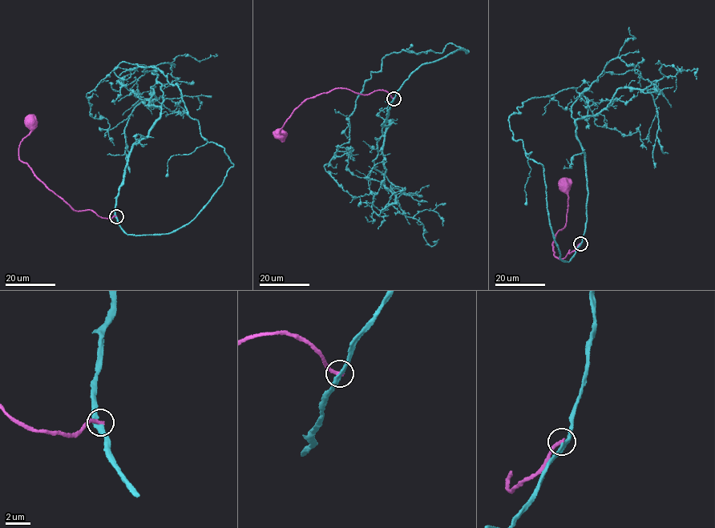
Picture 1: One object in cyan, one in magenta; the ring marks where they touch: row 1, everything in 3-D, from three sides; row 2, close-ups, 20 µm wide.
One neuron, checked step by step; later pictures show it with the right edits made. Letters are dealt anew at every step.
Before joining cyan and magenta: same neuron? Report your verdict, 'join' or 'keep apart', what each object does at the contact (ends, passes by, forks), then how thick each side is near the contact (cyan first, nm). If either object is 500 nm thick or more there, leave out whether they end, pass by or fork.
keep apart; cyan passes by; magenta ends; calibres 320 and 300 nm

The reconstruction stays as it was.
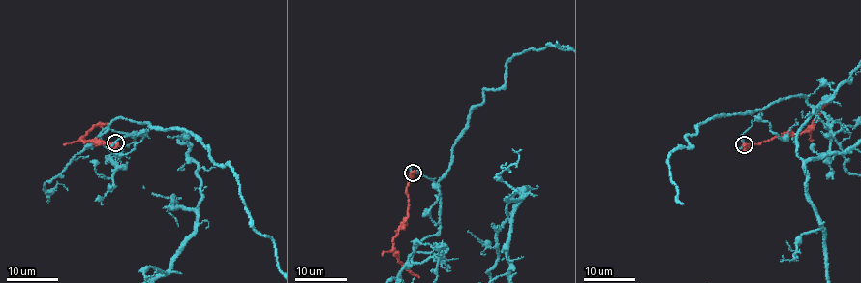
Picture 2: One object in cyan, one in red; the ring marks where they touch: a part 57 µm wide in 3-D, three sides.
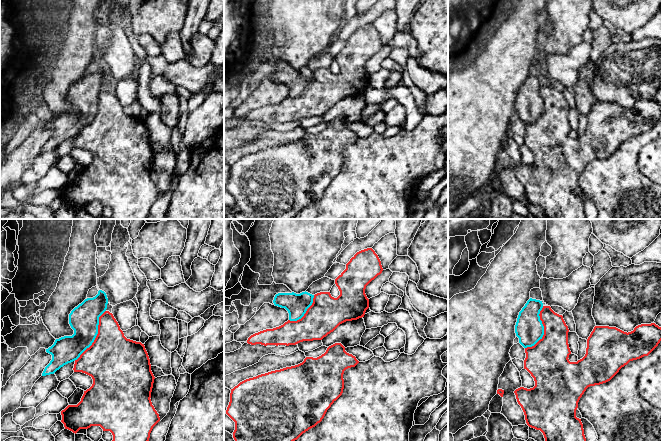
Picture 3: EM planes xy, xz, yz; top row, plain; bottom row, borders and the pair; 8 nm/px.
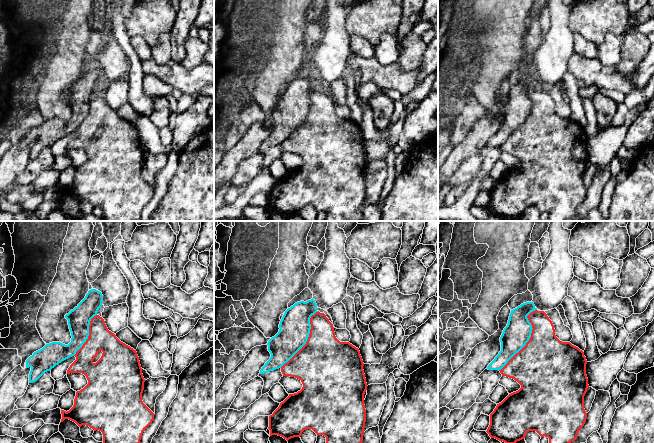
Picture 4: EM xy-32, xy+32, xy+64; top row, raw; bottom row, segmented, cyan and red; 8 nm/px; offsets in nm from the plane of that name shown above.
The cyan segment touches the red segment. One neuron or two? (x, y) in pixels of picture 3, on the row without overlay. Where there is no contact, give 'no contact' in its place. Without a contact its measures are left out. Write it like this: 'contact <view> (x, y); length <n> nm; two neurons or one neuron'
contact xy (96, 111); length 480 nm; two neurons

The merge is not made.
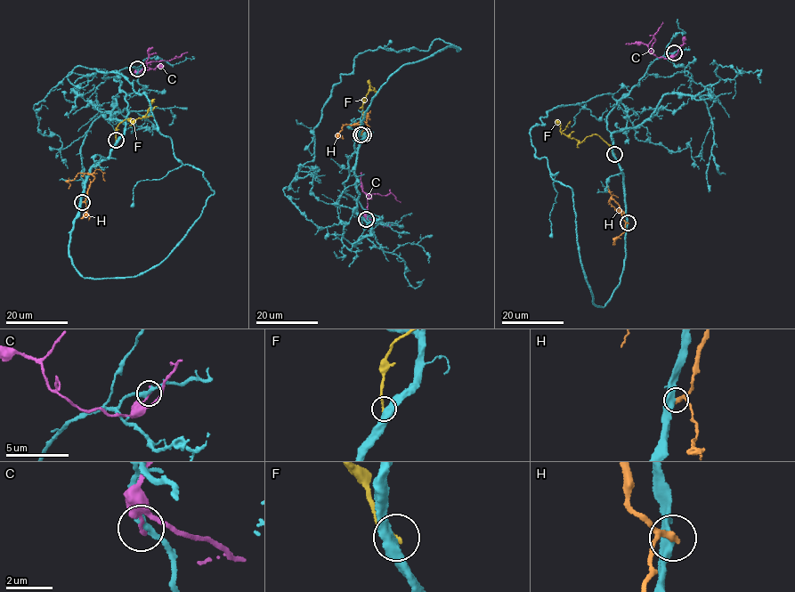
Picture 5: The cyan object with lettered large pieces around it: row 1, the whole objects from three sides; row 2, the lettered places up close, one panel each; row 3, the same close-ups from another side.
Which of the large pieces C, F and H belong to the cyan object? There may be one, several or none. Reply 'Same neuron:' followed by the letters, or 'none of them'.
Same neuron: none of them

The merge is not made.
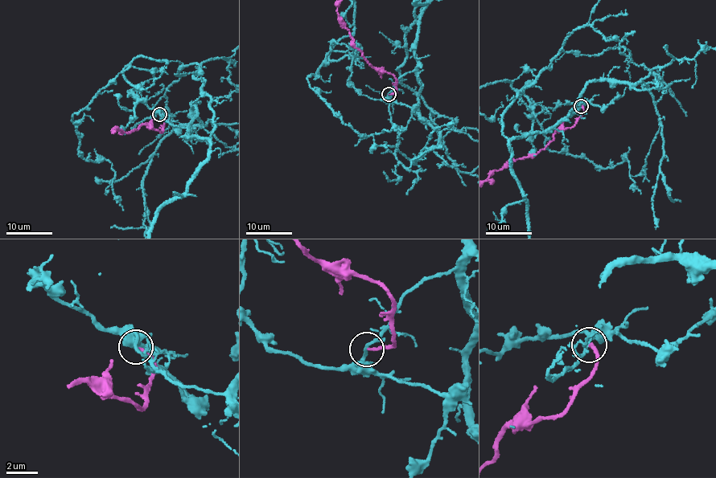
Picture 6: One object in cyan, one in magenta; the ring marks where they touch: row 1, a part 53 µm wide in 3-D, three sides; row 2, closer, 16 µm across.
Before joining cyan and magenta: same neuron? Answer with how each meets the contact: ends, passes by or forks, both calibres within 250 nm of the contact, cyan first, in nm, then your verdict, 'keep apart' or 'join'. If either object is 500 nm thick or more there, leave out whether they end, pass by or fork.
cyan passes by | magenta ends | 180/170 nm | keep apart

